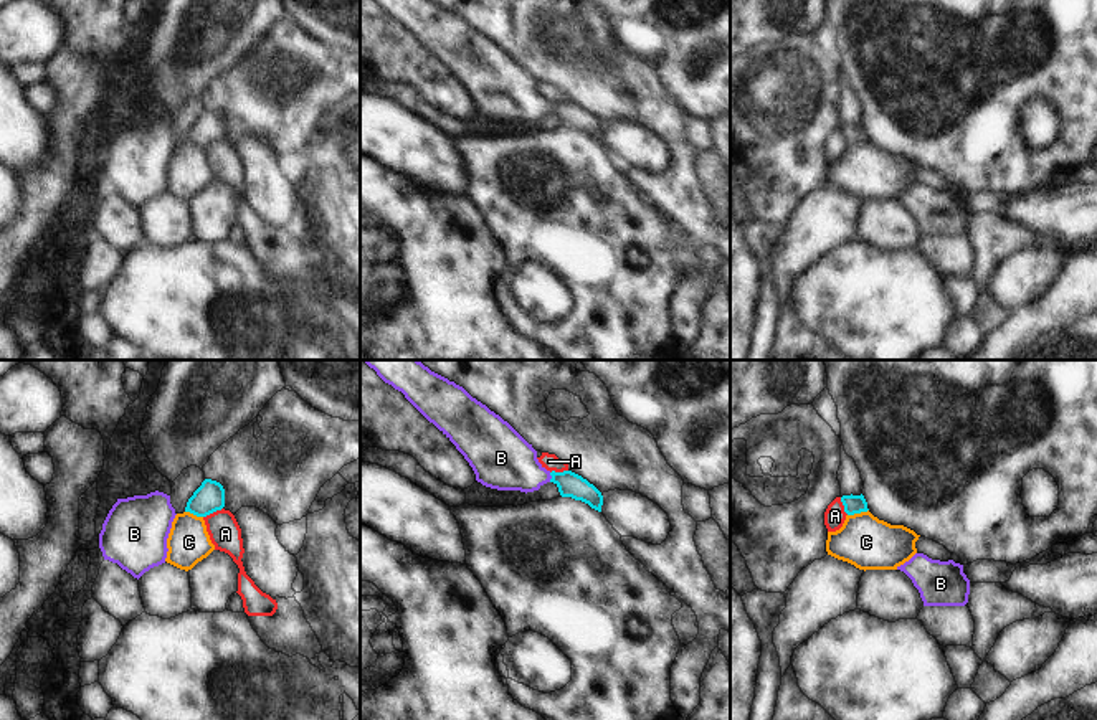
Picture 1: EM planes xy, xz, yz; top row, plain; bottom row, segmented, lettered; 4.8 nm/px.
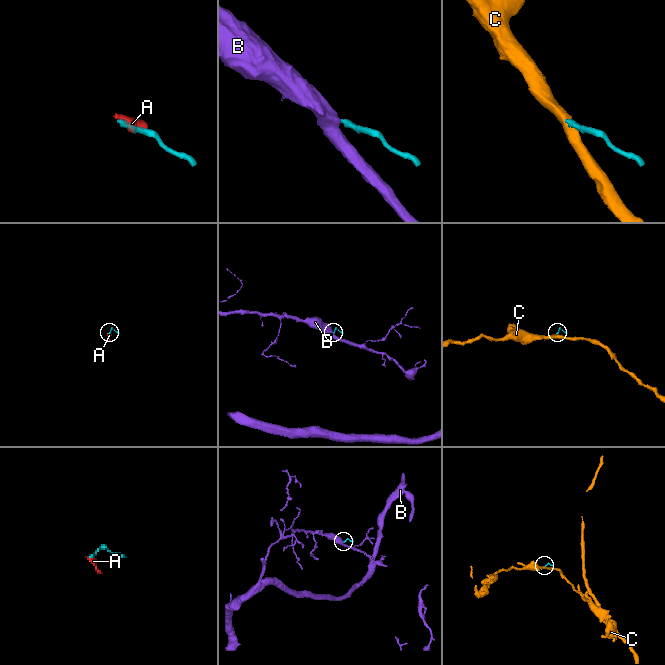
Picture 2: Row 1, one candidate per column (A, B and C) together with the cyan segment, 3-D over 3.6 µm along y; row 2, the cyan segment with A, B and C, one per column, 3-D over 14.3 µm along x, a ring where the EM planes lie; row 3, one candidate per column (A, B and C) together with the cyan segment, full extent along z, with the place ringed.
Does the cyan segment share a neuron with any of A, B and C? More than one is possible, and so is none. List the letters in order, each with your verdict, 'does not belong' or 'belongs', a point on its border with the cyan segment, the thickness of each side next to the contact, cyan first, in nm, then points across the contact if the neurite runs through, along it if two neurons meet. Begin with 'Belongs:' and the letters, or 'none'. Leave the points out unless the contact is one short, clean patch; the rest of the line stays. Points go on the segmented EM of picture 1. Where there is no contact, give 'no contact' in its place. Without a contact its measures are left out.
Belongs: B
A: does not belong | xy (212, 512) | 150/160 nm | along xy (222, 507), (204, 517)
B: belongs | xz (552, 478) | 120/280 nm | across xz (570, 484), (552, 478), (529, 476), (504, 461)
C: does not belong | yz (858, 512) | 100/260 nm | along yz (868, 509), (848, 516)

